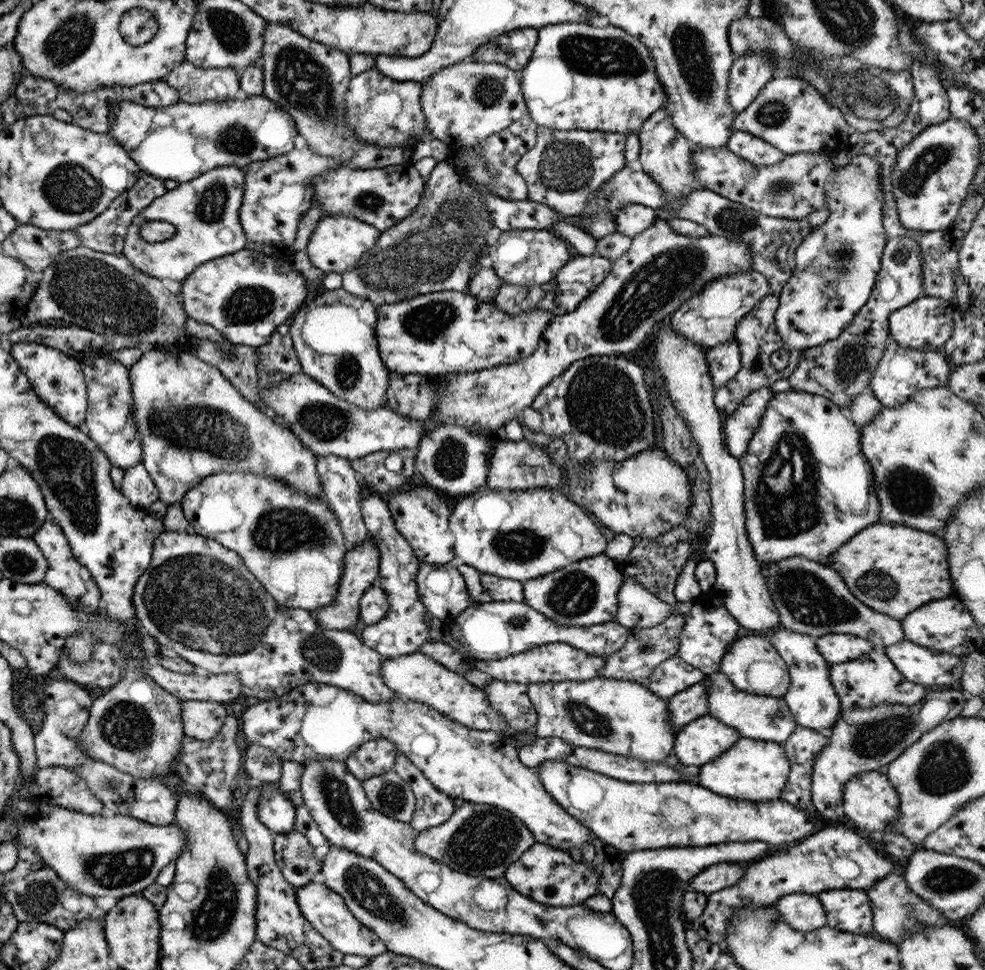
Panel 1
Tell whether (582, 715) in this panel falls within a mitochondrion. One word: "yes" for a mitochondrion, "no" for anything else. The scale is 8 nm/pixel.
yes

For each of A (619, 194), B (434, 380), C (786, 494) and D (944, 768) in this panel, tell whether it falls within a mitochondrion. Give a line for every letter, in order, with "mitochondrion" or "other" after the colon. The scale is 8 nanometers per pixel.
A: other
B: other
C: mitochondrion
D: mitochondrion

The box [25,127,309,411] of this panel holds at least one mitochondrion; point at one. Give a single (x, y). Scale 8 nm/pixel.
(84, 284)

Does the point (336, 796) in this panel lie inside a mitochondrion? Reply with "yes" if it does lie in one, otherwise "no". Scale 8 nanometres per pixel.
yes

